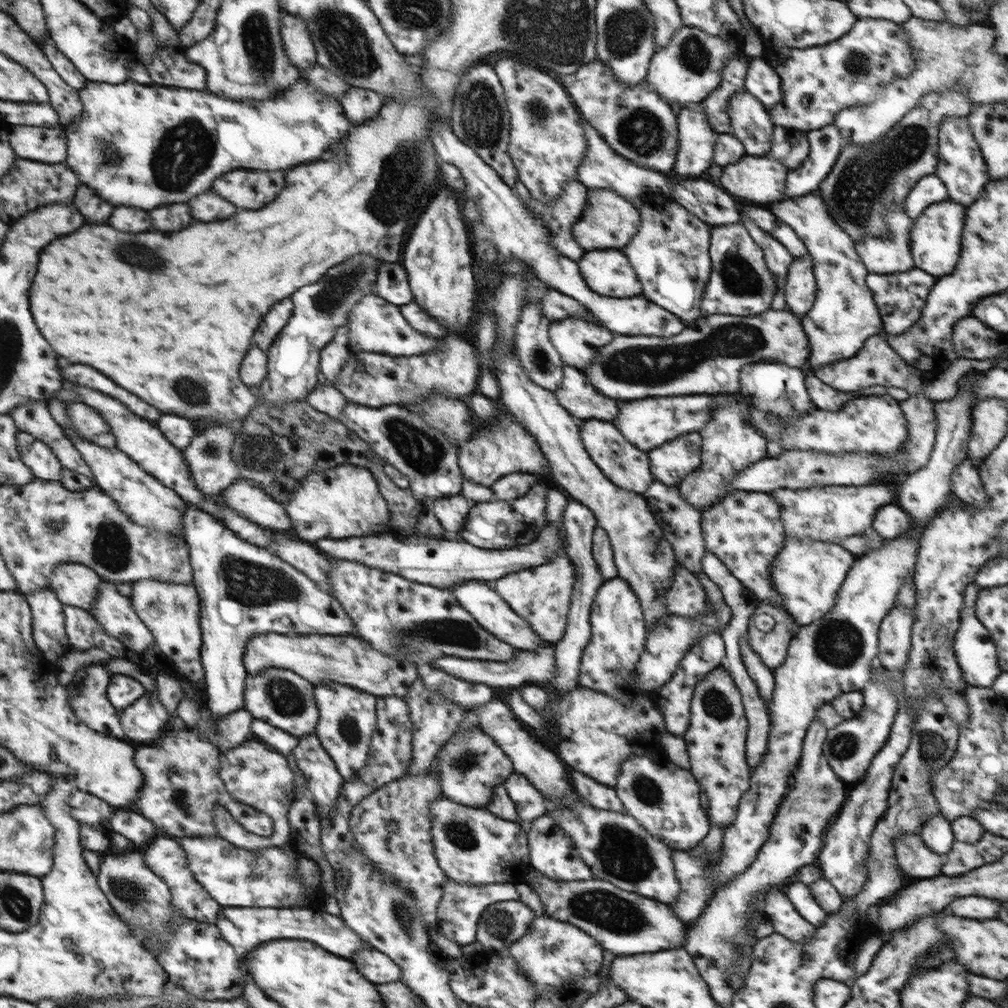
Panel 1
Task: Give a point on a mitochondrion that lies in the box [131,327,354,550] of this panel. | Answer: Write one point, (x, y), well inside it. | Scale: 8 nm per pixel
(192, 391)

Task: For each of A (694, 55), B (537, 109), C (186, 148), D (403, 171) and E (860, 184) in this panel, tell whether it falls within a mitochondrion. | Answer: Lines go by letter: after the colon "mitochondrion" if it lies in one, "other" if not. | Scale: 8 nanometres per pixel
A: mitochondrion
B: mitochondrion
C: mitochondrion
D: mitochondrion
E: mitochondrion

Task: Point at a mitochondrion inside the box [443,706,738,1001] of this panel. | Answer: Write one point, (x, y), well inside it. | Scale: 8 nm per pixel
(621, 853)

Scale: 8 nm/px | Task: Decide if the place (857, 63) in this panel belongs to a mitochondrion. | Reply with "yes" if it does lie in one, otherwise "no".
yes

